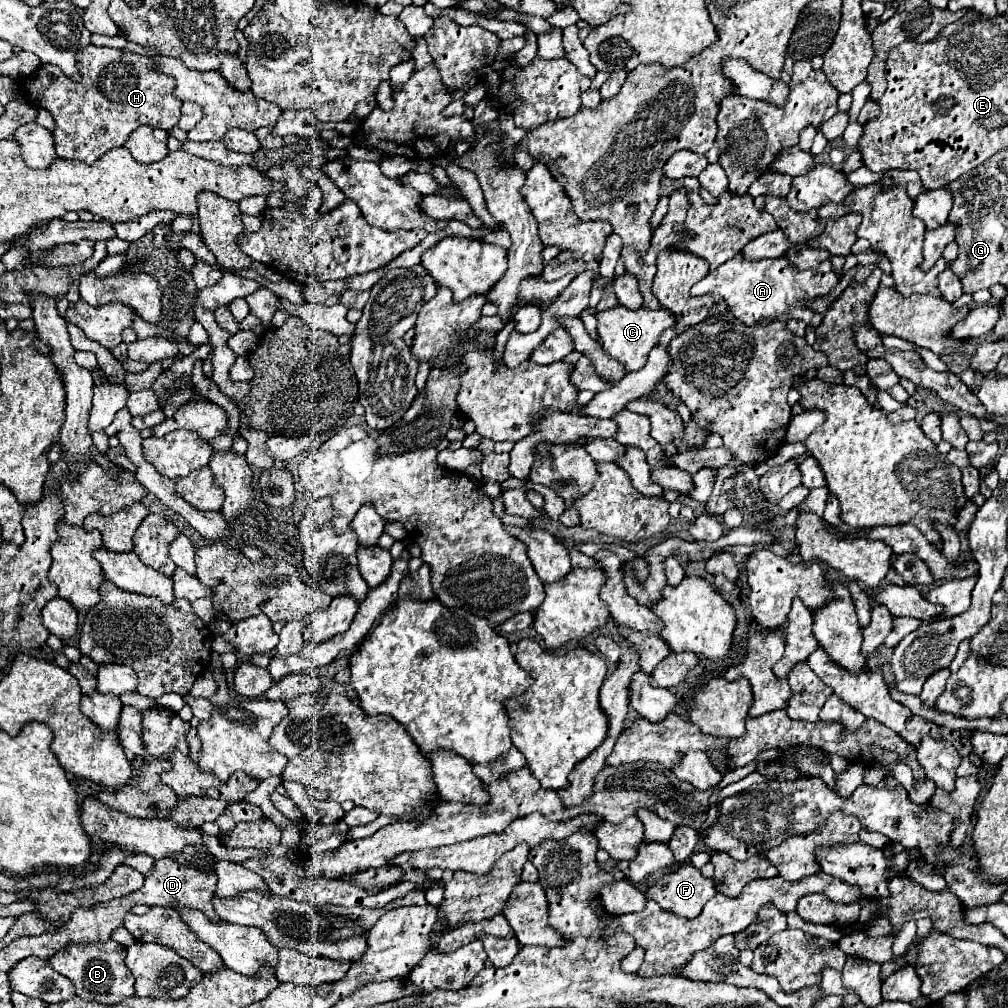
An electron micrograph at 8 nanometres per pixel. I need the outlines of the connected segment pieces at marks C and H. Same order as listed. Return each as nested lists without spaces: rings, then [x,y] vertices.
[[[616,306],[616,308],[610,308],[610,310],[596,314],[596,320],[598,320],[598,334],[600,334],[600,342],[602,342],[604,352],[608,356],[612,356],[614,360],[618,360],[620,364],[624,364],[626,372],[640,370],[646,364],[650,348],[654,348],[658,344],[660,334],[674,324],[674,316],[670,316],[670,312],[666,308],[628,310],[624,306]]]
[[[90,44],[82,52],[78,52],[78,68],[82,72],[80,82],[70,80],[66,74],[60,72],[58,66],[52,66],[52,64],[40,66],[26,80],[26,90],[30,94],[30,102],[34,106],[46,108],[56,120],[54,142],[56,142],[56,154],[60,158],[94,164],[104,152],[122,146],[126,142],[128,134],[134,132],[138,126],[152,126],[152,128],[170,130],[178,124],[182,102],[172,96],[174,78],[154,70],[152,62],[146,56],[134,54],[130,50],[98,48],[98,46]]]

